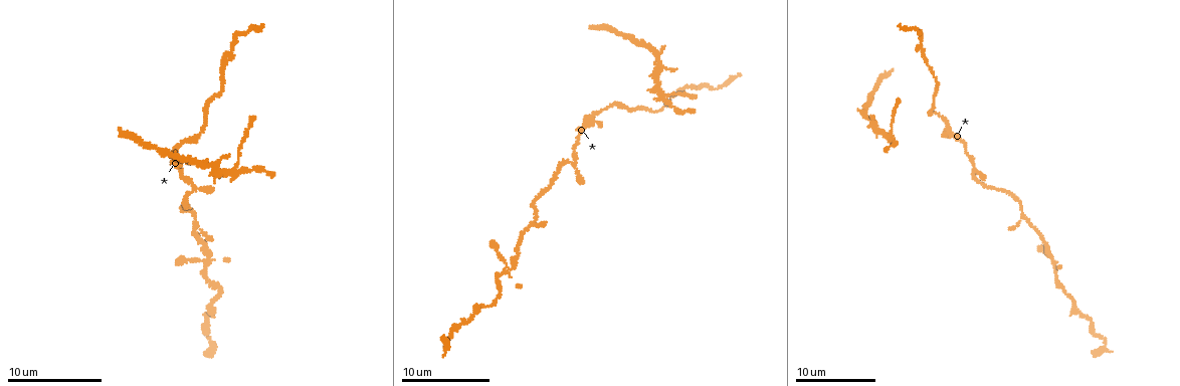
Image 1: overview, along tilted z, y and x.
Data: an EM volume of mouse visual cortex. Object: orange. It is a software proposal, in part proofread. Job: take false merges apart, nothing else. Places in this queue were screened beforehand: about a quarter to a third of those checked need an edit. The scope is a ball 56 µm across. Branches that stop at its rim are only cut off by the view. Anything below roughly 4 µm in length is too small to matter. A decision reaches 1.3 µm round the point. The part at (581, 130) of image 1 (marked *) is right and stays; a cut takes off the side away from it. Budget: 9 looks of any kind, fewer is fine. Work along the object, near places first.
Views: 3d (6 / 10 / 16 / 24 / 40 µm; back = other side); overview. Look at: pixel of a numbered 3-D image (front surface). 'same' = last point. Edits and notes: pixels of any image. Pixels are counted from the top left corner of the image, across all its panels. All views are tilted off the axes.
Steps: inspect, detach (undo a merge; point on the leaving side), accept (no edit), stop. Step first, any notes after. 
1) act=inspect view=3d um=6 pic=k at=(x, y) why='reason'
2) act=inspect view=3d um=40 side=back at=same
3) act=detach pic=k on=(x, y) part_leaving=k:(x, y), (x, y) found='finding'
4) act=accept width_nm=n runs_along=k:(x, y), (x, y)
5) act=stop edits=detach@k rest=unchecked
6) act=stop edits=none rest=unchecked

act=inspect view=3d um=16 pic=1 at=(1051, 259)

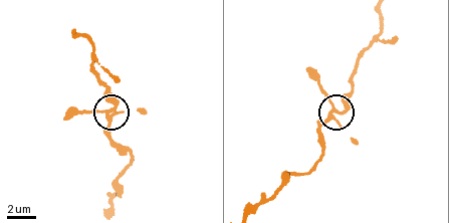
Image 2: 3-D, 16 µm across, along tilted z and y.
act=accept arms=4 runs_along=2:(380, 19), (382, 30), (361, 55), (341, 110), (316, 83) found='one neuron here'

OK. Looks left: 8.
act=inspect view=3d um=6 pic=1 at=(537, 219) why='a narrow waist'

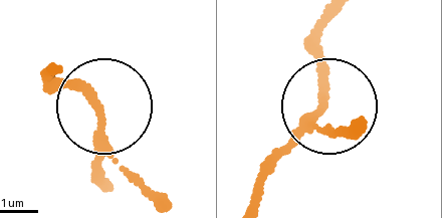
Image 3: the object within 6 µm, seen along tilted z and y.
act=inspect view=3d um=6 side=back pic=3 at=(101, 114) why='from behind'

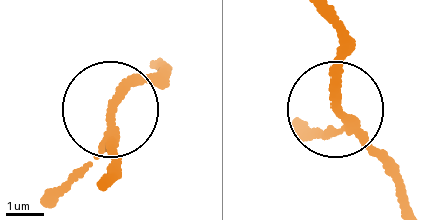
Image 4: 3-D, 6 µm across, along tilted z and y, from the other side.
act=accept runs_along=4:(332, 21), (344, 41), (343, 117), (387, 167) found='one neuron here'

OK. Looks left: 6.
act=inspect view=3d um=16 pic=1 at=(243, 171) why='four or more arms meet'

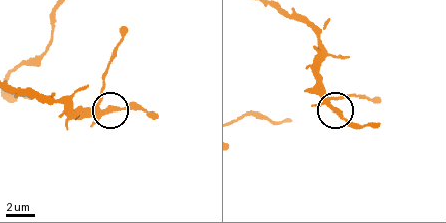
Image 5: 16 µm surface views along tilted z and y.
act=accept found='continuous, no second neuron'

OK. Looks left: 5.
act=inspect view=3d um=16 pic=1 at=(935, 79)

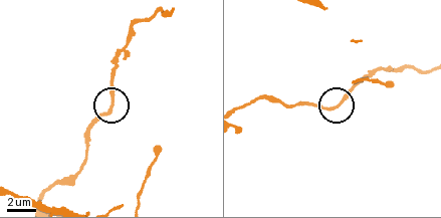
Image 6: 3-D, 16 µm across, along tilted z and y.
act=accept found='continuous, no second neuron'

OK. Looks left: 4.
act=stop edits=none rest=unchecked

